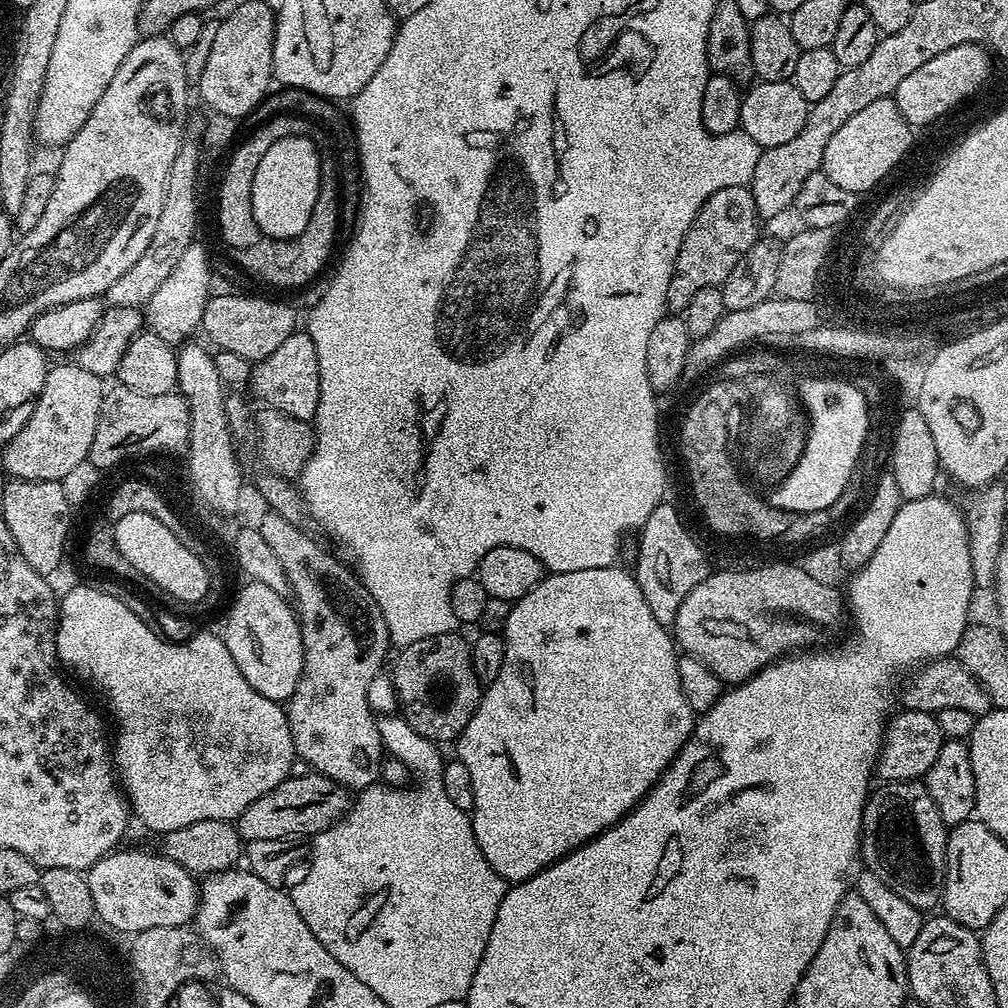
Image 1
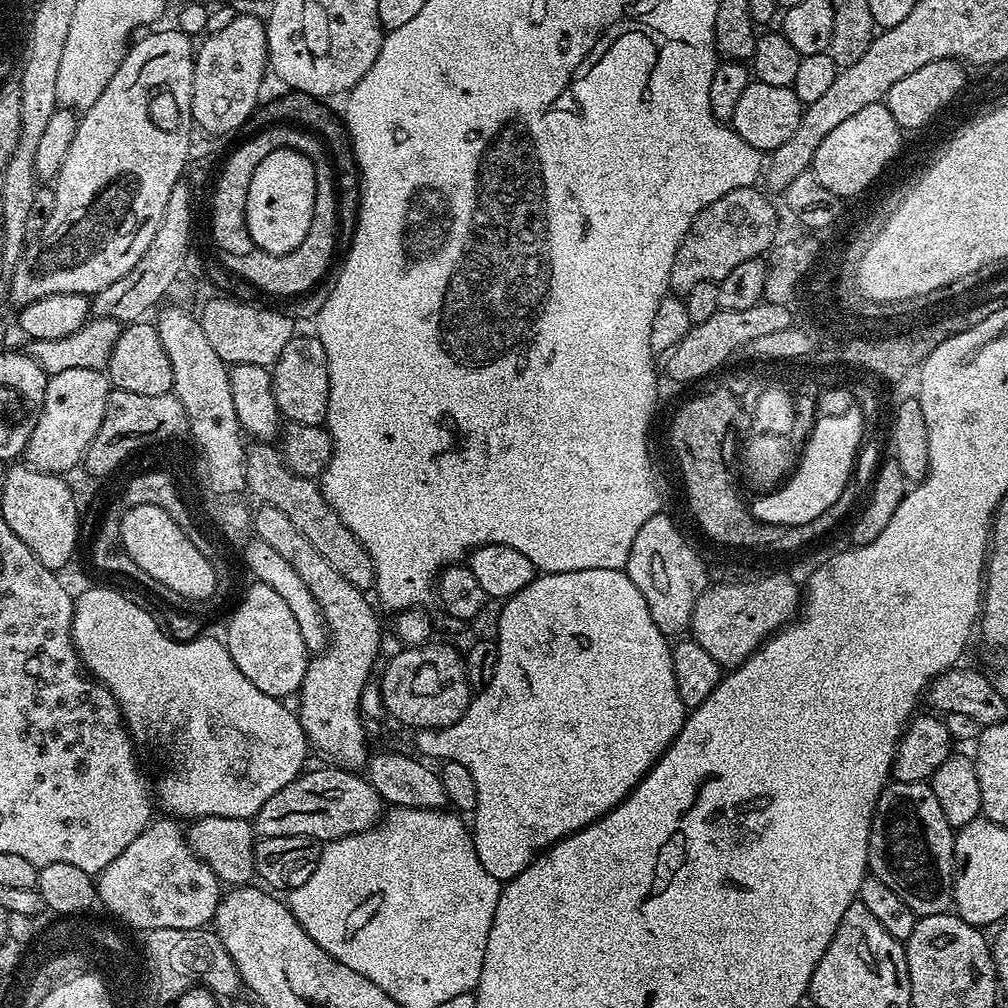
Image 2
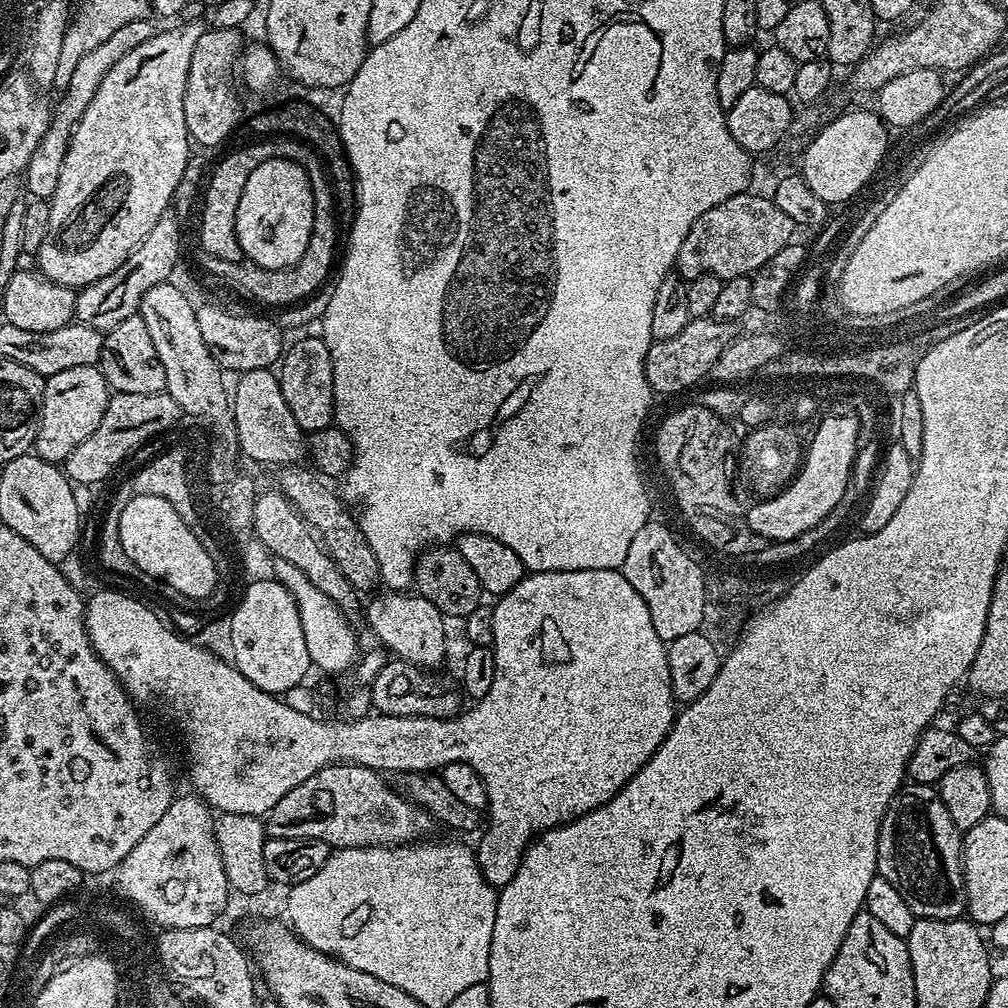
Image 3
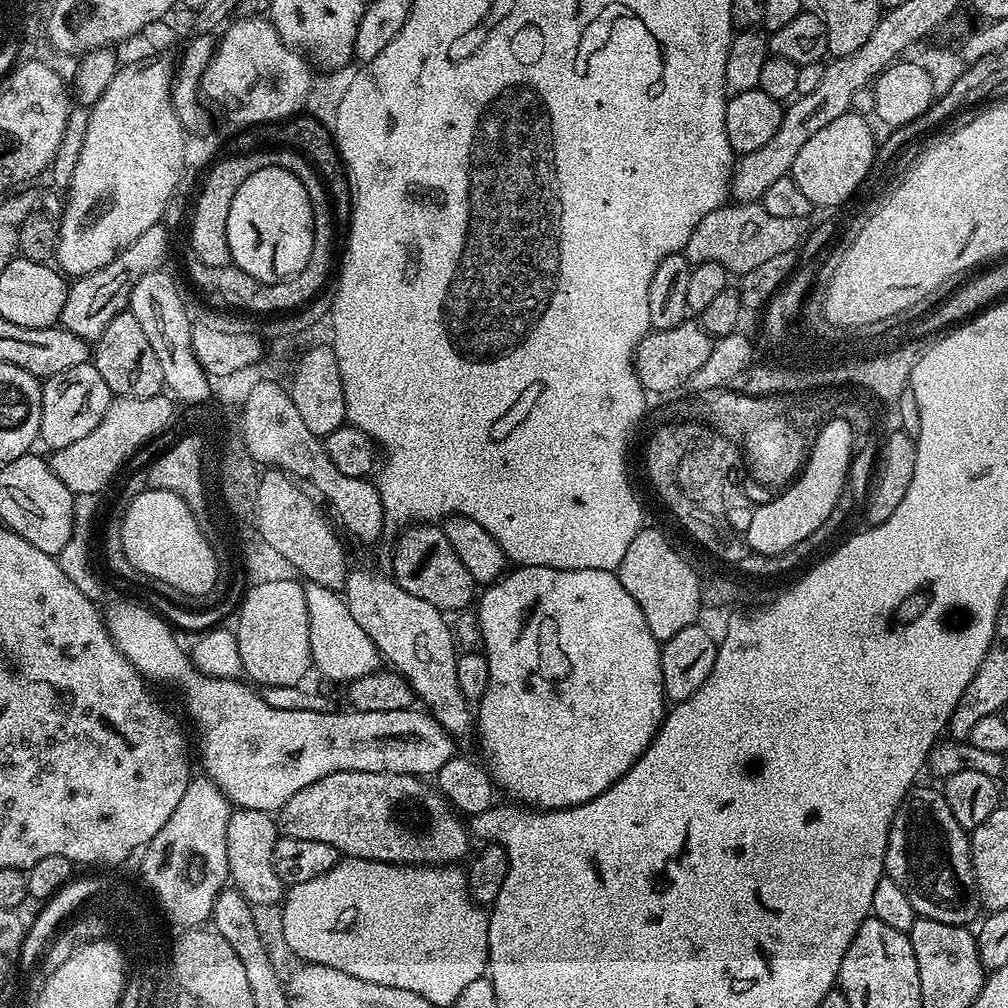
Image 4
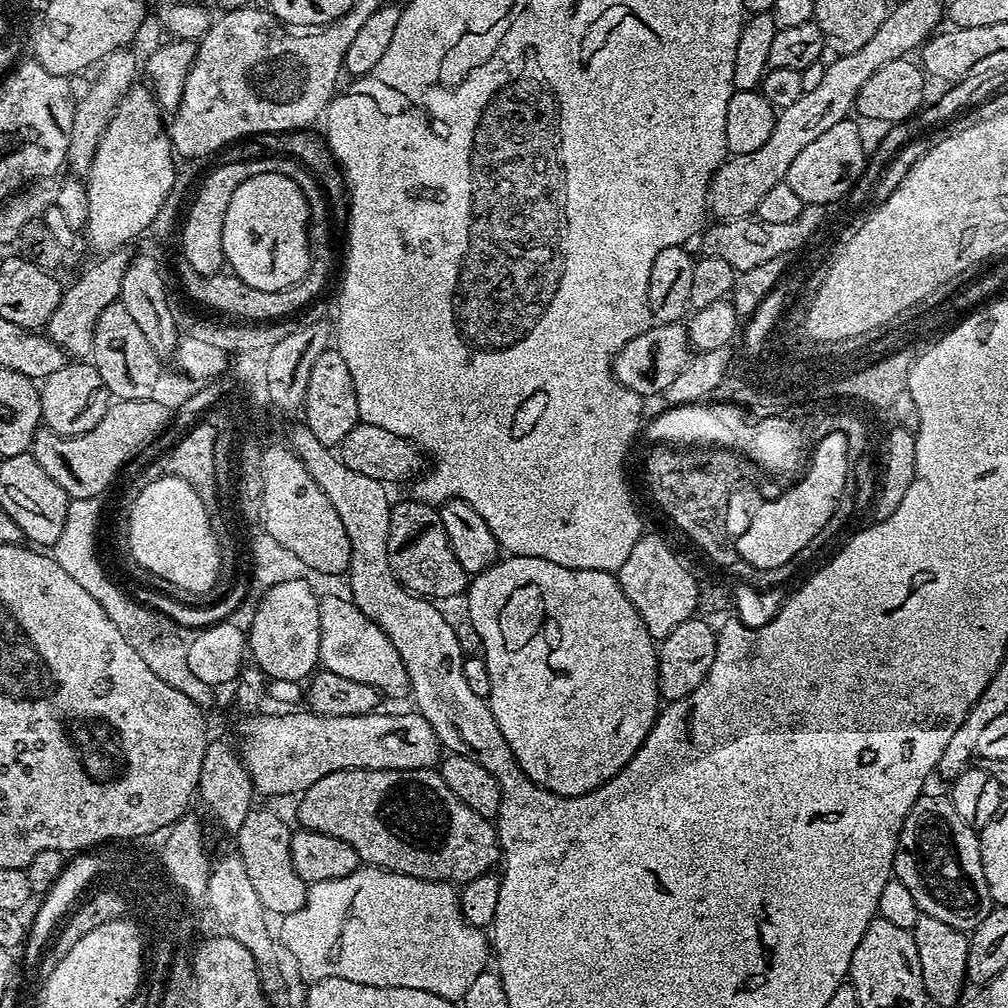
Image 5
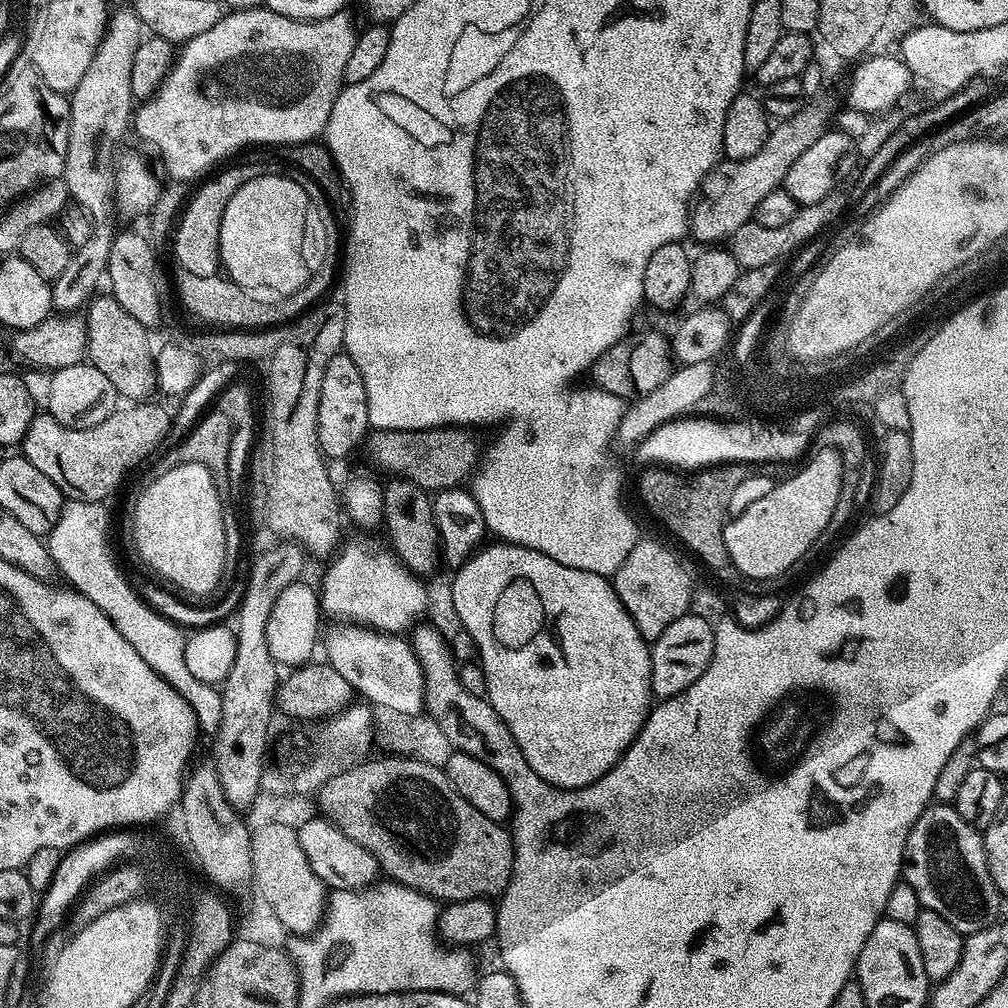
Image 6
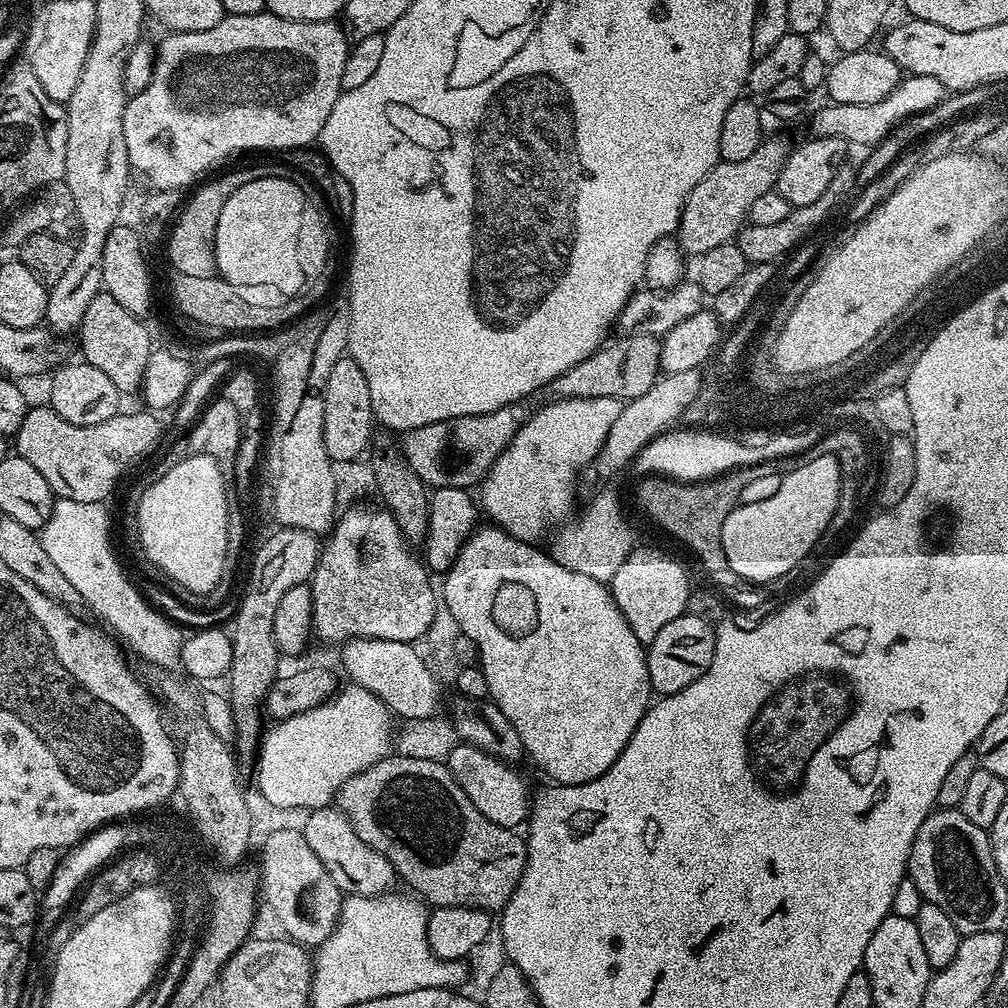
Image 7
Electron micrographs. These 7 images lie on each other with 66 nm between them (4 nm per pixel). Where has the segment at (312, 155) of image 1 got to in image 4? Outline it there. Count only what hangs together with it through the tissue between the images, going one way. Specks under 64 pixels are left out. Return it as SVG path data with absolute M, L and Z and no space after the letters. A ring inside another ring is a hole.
M268 163L264 168L255 170L239 187L238 194L234 194L234 202L230 202L230 218L226 218L226 238L230 242L232 264L250 274L250 278L258 278L263 284L273 284L302 271L306 262L310 262L314 246L314 222L310 195L299 178L277 163Z

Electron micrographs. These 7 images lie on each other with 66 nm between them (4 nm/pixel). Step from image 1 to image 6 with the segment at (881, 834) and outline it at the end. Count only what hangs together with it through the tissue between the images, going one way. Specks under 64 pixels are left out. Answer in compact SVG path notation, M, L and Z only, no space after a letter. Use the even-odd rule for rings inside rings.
M933 802L918 814L912 823L910 834L904 847L903 883L914 886L914 894L918 894L921 909L938 914L954 926L961 934L977 932L997 923L1002 897L994 886L994 878L990 878L990 866L986 862L983 835L972 824L967 824L957 814L955 807L948 802Z

